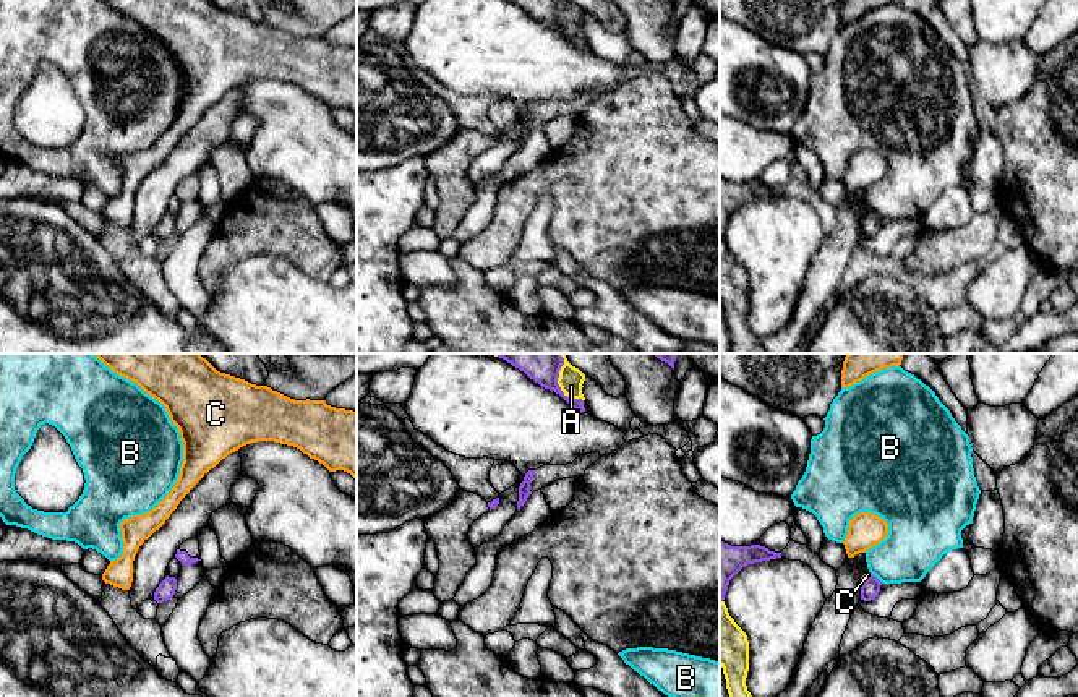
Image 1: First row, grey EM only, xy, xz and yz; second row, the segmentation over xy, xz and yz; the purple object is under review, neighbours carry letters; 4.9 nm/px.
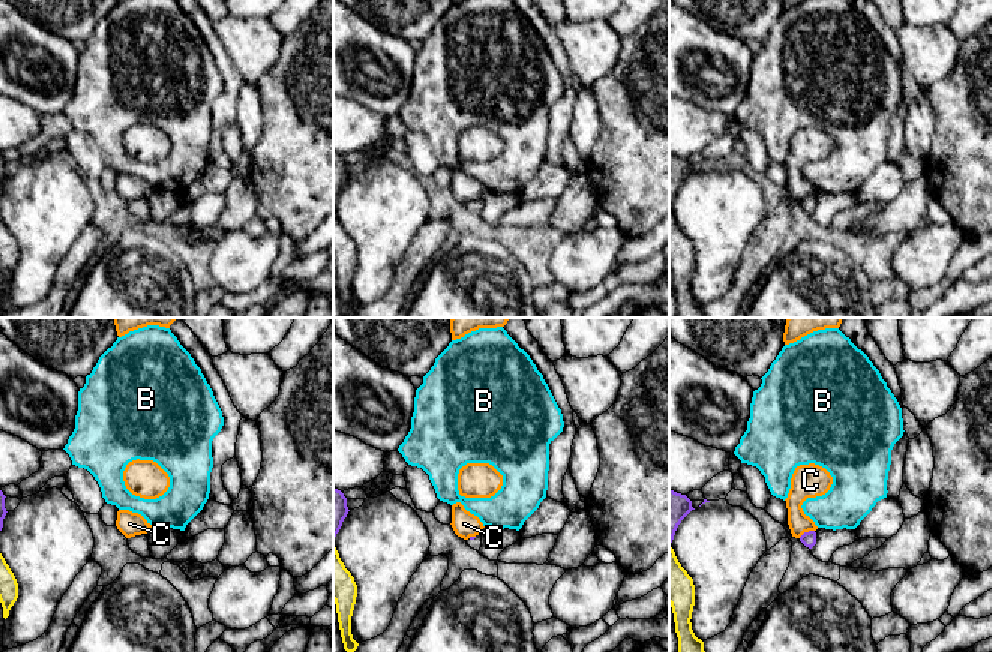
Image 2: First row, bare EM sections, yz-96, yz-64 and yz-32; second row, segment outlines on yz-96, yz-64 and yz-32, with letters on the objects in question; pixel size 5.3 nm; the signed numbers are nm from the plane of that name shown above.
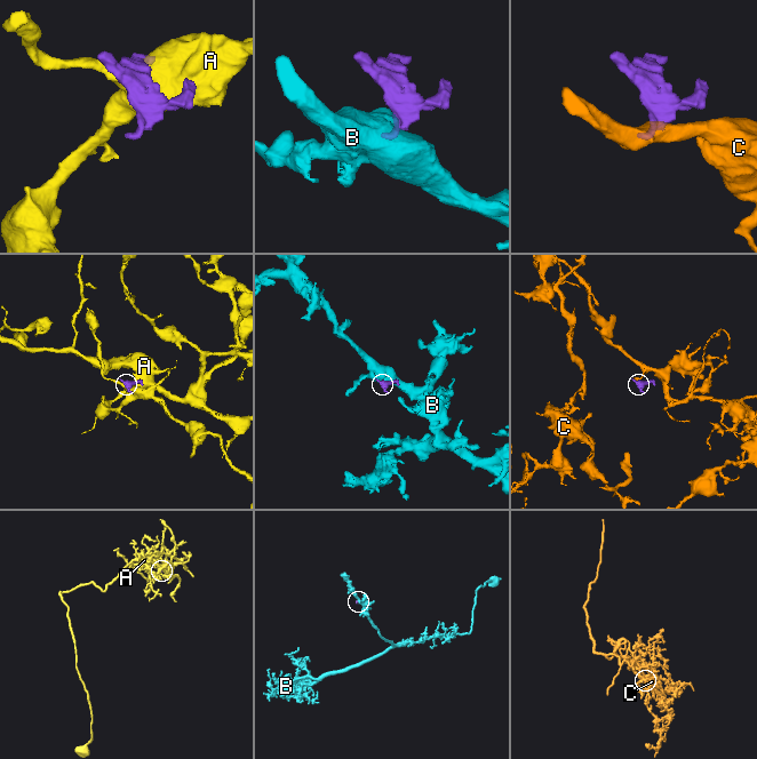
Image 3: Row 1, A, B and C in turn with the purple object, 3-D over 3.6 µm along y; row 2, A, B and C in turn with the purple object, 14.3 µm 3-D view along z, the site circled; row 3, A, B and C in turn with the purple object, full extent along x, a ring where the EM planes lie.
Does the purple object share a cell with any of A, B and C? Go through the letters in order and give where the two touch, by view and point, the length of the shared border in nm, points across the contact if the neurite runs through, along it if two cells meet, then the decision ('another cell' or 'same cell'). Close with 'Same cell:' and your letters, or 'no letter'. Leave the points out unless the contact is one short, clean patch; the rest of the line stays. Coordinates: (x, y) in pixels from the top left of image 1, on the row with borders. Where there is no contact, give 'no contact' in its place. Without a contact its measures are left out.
A: contact xz (556, 383); length 260 nm; another cell
B: contact yz (876, 577); length 80 nm; border yz (872, 572), (882, 582); another cell
C: contact yz (866, 579); length 80 nm; border yz (872, 574), (861, 584); another cell
Same cell: no letter

